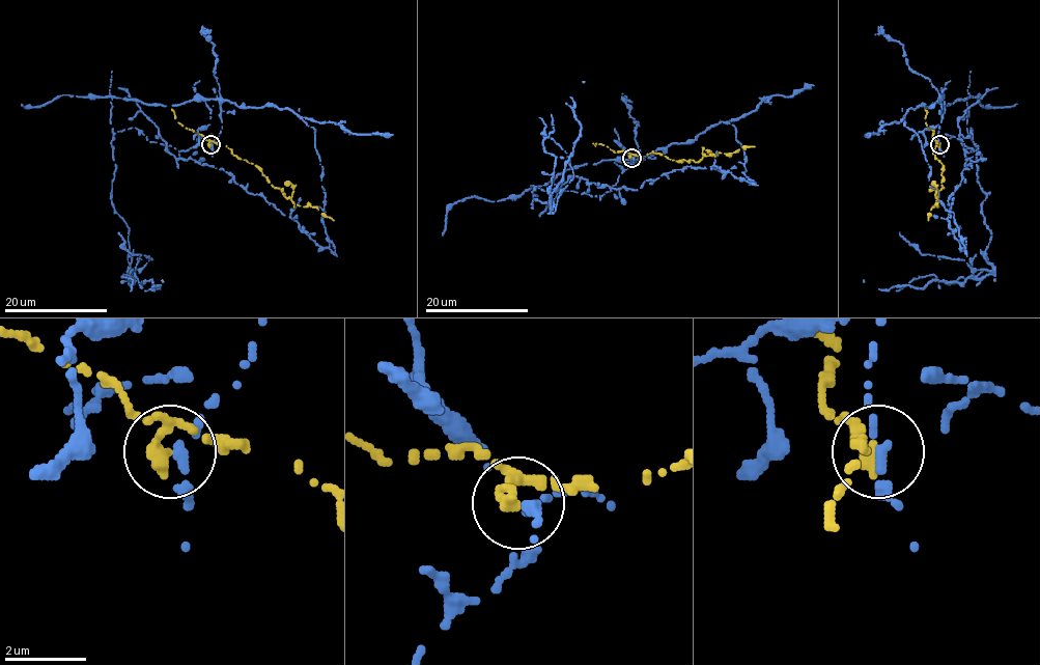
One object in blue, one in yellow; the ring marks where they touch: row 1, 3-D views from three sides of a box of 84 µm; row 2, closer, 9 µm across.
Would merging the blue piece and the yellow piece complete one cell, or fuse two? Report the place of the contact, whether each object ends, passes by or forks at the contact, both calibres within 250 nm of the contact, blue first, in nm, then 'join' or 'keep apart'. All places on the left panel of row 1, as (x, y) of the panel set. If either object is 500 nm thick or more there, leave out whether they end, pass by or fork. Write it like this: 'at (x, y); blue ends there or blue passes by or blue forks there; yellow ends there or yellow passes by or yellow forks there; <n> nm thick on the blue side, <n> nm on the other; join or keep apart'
at (211, 144); blue ends there; yellow ends there; 280 nm thick on the blue side, 400 nm on the other; keep apart

